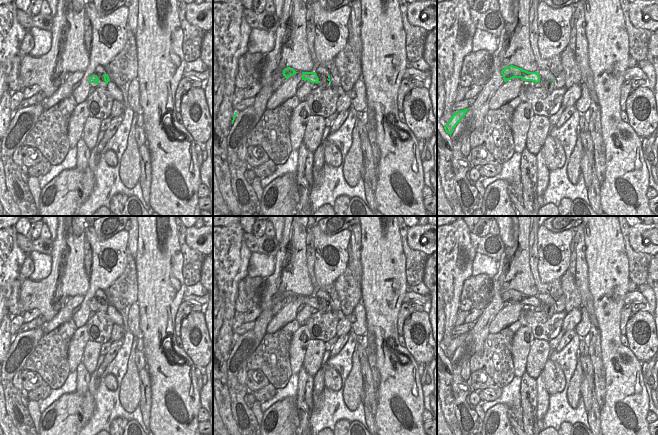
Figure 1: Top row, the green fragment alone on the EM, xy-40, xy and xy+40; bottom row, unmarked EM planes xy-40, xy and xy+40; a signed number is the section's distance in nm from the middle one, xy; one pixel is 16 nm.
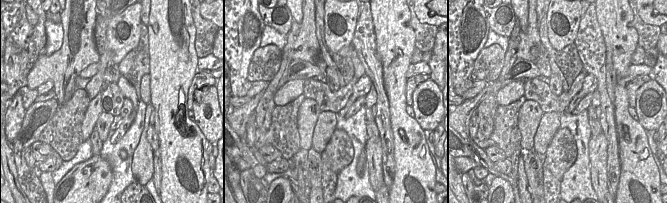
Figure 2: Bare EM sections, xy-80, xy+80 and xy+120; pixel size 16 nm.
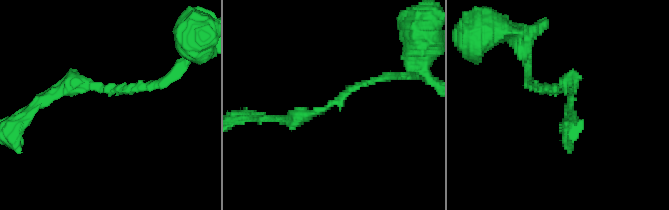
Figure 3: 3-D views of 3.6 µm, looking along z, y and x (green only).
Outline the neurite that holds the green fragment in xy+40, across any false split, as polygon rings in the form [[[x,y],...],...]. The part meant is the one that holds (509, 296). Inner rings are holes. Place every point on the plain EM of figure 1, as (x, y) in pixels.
[[[510,289],[502,293],[501,295],[504,306],[507,306],[513,302],[521,302],[524,305],[532,305],[540,307],[540,300],[538,296],[528,296],[522,292]]]

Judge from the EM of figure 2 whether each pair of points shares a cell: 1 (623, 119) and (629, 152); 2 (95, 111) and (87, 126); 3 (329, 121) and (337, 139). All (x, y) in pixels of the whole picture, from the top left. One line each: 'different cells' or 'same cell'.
1: same cell
2: same cell
3: different cells

